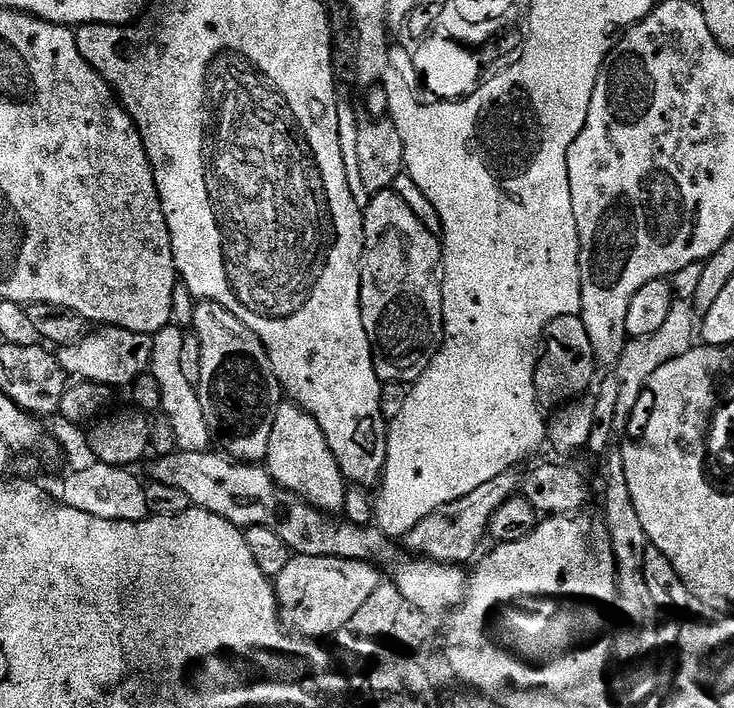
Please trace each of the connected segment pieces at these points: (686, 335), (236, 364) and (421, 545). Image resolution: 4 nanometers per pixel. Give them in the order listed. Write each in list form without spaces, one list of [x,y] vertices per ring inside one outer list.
[[[673,299],[670,306],[670,314],[666,317],[666,323],[659,330],[654,330],[654,334],[629,339],[628,345],[624,347],[623,354],[618,361],[618,375],[620,378],[620,390],[622,398],[616,407],[616,426],[623,430],[628,424],[628,412],[636,408],[636,403],[640,400],[640,395],[645,395],[649,387],[654,370],[658,366],[666,366],[674,358],[682,358],[693,348],[698,340],[698,313],[687,300]]]
[[[201,300],[195,306],[197,308],[192,312],[191,331],[200,344],[200,378],[195,381],[195,386],[215,447],[223,455],[245,464],[267,461],[270,430],[274,430],[276,411],[282,403],[280,380],[272,369],[268,352],[261,340],[241,320],[234,318],[234,314],[226,310],[226,306],[218,306],[218,302],[209,300]]]
[[[519,471],[503,472],[498,478],[490,478],[490,482],[482,482],[478,490],[470,490],[462,498],[436,508],[434,514],[422,518],[414,530],[403,537],[409,553],[427,556],[429,560],[438,560],[443,564],[463,565],[480,548],[480,543],[488,536],[490,518],[494,518],[494,510],[502,506],[511,496],[517,495],[522,488],[522,476]]]

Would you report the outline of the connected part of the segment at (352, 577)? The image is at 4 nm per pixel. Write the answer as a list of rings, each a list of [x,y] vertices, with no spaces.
[[[293,555],[286,562],[282,572],[274,577],[276,585],[276,601],[280,607],[280,621],[289,632],[295,632],[297,636],[311,638],[317,642],[323,641],[323,636],[335,637],[344,631],[346,622],[354,618],[354,613],[374,590],[382,582],[381,569],[375,563],[367,560],[351,560],[350,558],[338,558],[337,556],[298,556]]]

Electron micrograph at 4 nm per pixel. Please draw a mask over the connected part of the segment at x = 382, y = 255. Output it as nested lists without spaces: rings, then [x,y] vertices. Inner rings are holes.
[[[395,190],[386,192],[377,192],[371,197],[372,200],[363,209],[364,214],[364,257],[360,259],[360,309],[362,310],[362,326],[366,326],[366,338],[372,347],[372,361],[376,367],[378,378],[382,382],[398,383],[405,386],[411,386],[413,382],[421,376],[430,366],[430,362],[440,351],[440,346],[444,342],[444,315],[442,314],[442,265],[444,254],[442,251],[441,241],[418,218],[414,215],[414,210],[402,202],[402,198]]]

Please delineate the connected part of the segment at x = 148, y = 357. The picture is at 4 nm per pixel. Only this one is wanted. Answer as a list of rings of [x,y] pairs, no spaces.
[[[100,326],[89,331],[82,339],[65,344],[55,353],[56,360],[69,377],[90,384],[107,384],[119,389],[119,384],[130,386],[152,367],[152,336],[131,332],[125,328]]]

